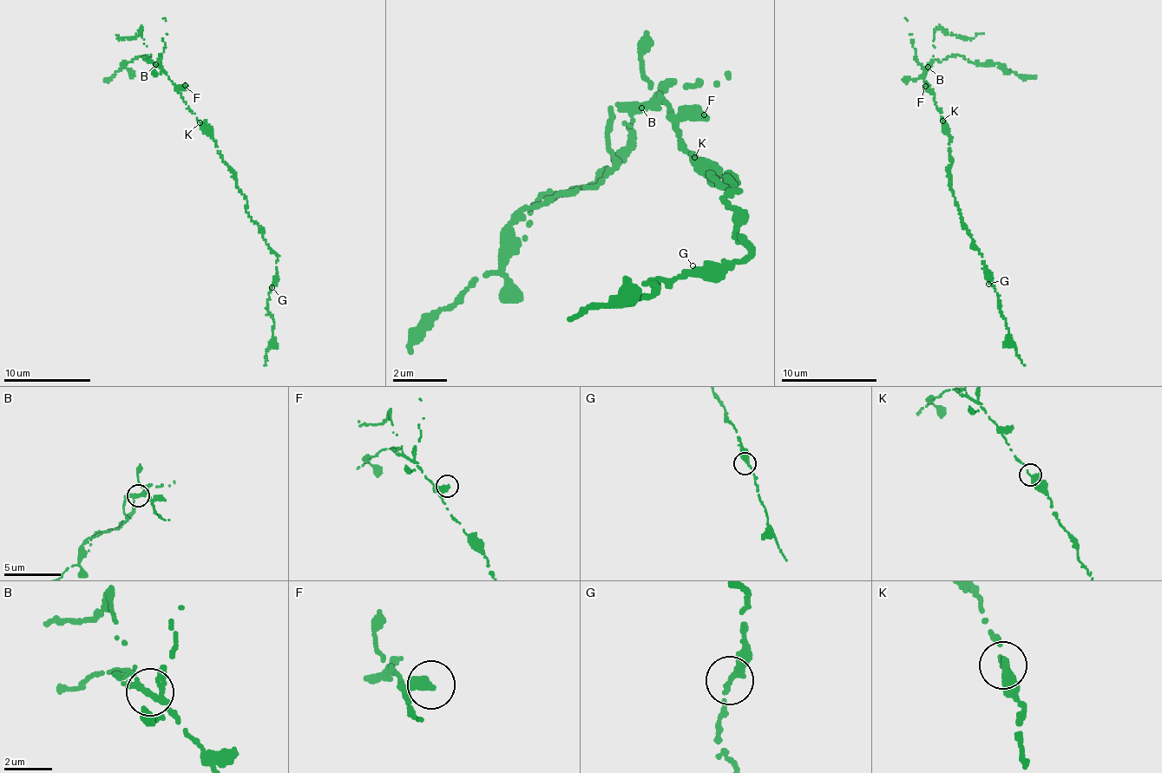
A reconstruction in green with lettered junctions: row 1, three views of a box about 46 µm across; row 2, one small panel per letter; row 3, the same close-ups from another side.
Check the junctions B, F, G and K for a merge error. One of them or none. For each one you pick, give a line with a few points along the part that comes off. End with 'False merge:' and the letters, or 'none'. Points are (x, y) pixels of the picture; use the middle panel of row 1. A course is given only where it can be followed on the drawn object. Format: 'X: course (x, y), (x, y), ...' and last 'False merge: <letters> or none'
B: course (643, 109), (615, 106), (605, 134), (615, 163), (511, 227), (511, 254), (410, 354)
False merge: B

